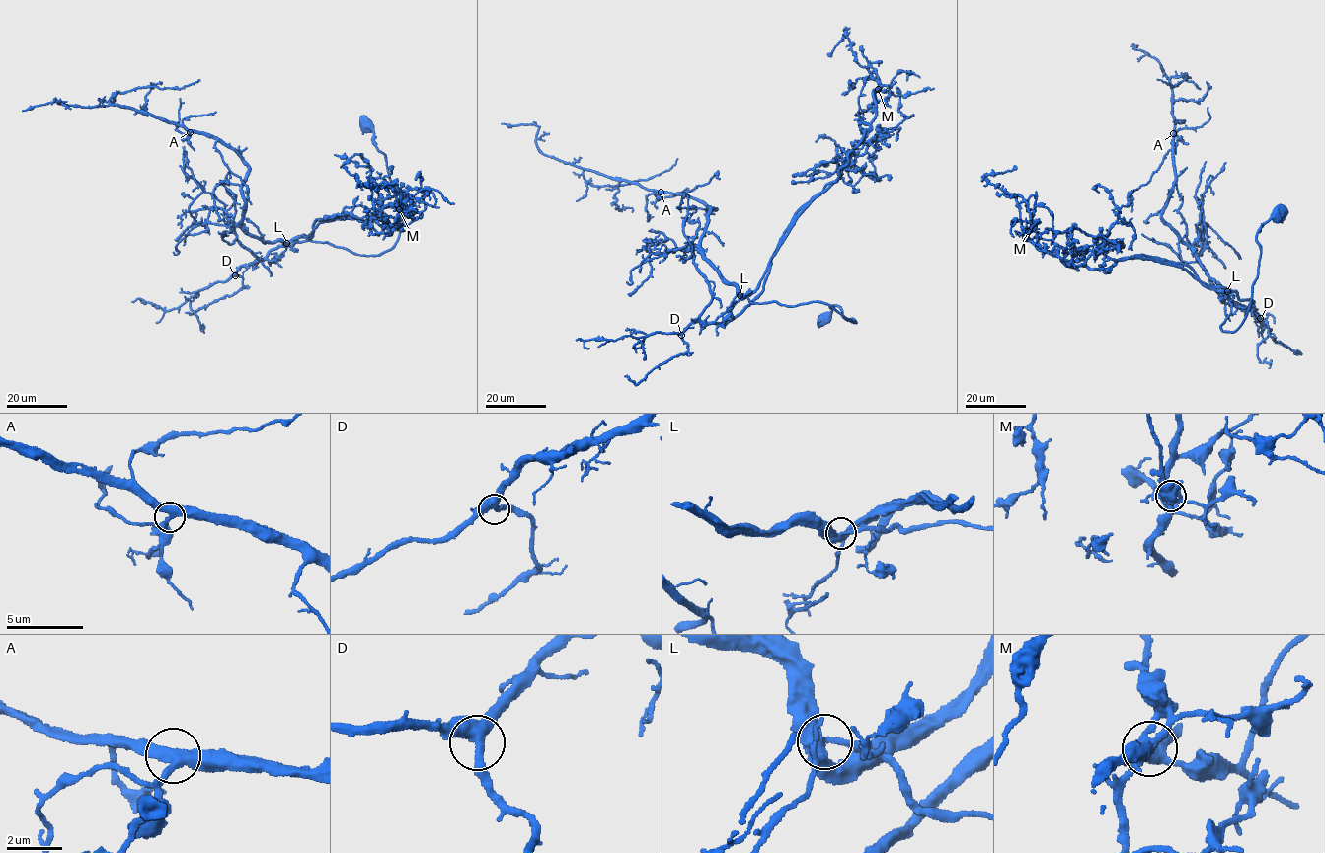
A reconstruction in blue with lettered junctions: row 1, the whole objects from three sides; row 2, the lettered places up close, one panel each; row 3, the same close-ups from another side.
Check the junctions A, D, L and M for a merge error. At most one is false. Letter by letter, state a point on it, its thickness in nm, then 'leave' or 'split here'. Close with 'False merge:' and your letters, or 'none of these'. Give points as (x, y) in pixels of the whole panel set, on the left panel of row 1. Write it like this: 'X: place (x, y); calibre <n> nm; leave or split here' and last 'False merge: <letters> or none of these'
A: place (190, 132); calibre 400 nm; leave
D: place (235, 275); calibre 440 nm; leave
L: place (286, 243); calibre 400 nm; leave
M: place (399, 209); calibre 440 nm; split here
False merge: M

